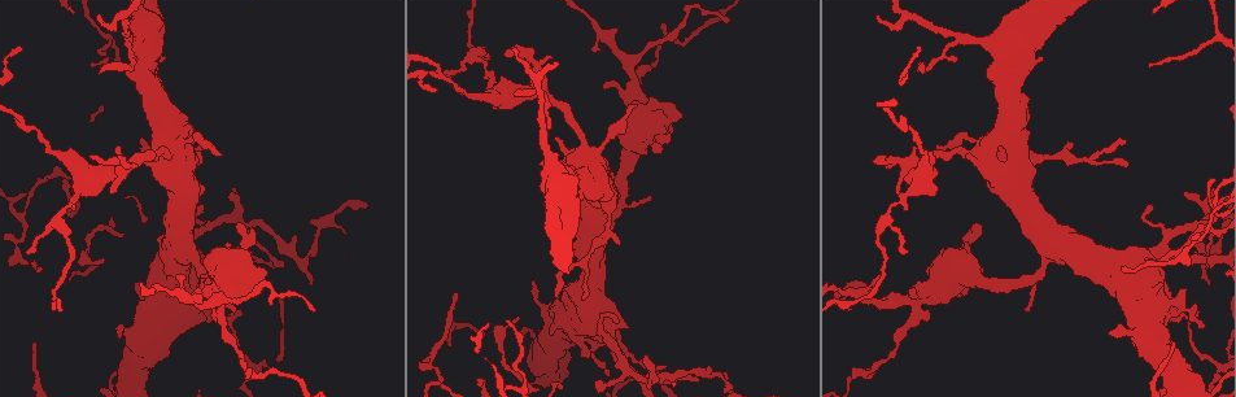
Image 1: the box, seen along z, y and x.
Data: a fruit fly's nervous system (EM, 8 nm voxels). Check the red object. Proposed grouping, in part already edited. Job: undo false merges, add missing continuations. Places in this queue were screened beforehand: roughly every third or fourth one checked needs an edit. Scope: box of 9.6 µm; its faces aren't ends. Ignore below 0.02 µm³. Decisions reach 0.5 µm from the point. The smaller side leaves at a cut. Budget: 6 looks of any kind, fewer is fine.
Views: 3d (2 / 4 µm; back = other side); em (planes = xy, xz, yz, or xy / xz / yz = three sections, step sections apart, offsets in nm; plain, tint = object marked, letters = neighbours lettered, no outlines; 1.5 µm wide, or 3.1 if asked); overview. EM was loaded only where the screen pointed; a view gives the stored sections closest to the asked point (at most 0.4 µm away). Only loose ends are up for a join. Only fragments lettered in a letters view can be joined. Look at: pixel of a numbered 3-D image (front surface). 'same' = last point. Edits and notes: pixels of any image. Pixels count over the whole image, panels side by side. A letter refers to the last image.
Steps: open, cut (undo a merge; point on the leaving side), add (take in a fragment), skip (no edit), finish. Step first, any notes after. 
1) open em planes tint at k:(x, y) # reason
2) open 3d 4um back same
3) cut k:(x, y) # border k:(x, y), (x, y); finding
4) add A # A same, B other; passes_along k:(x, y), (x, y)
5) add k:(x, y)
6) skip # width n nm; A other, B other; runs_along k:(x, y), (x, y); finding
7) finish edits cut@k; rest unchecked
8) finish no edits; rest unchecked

open em yz step 8 letters at 1:(925, 70) # tapers out

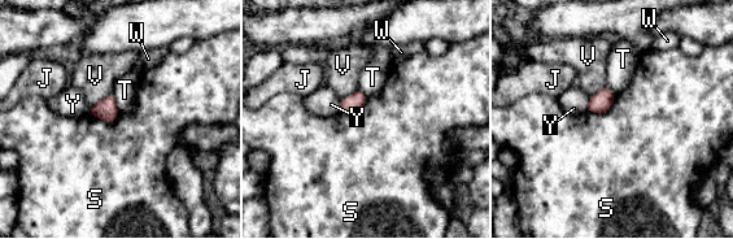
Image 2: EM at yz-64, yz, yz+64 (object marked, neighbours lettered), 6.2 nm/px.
skip # longest_contact S 220 nm; J other, S other, T other, V other, W other, Y other; no lettered fragment goes on from it

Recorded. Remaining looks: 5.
open em planes letters at 1:(632, 106) # free end

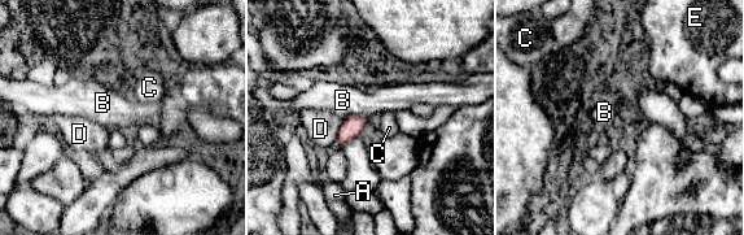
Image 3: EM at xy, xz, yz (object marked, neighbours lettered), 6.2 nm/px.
skip # A other, B other, C other, D other, E other; no lettered fragment goes on from it

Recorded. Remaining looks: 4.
open em planes letters at 1:(1122, 267) # thin end

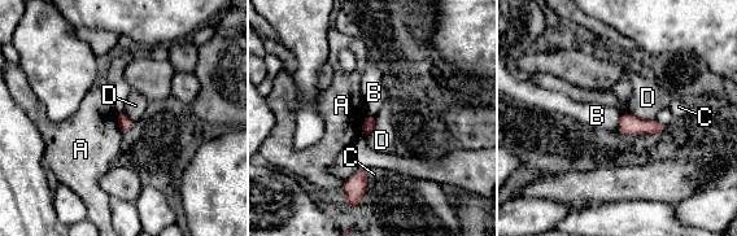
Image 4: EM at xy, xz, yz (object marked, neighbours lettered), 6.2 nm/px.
skip # A other, B other, C other, D other; border 4:(622, 113), (616, 129); no lettered fragment goes on from it

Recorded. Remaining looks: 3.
finish no edits; rest unchecked

